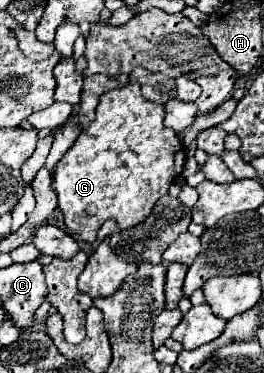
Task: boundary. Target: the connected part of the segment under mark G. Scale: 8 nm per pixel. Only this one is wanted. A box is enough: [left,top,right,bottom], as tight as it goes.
[52,84,184,242]

